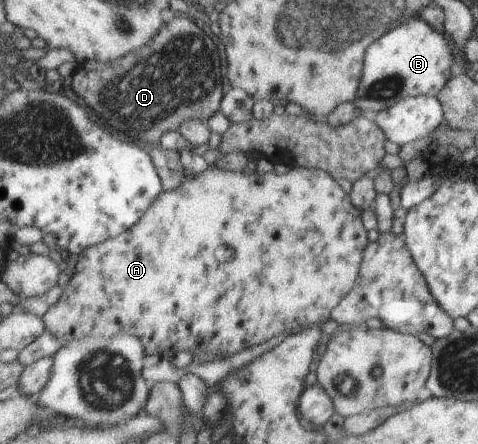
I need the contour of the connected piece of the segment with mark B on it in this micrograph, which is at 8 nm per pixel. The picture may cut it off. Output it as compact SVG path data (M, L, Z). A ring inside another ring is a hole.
M420 17L406 20L394 31L383 35L366 52L360 93L354 102L358 111L374 111L377 114L406 98L437 97L457 71L452 39L446 31L436 31Z

